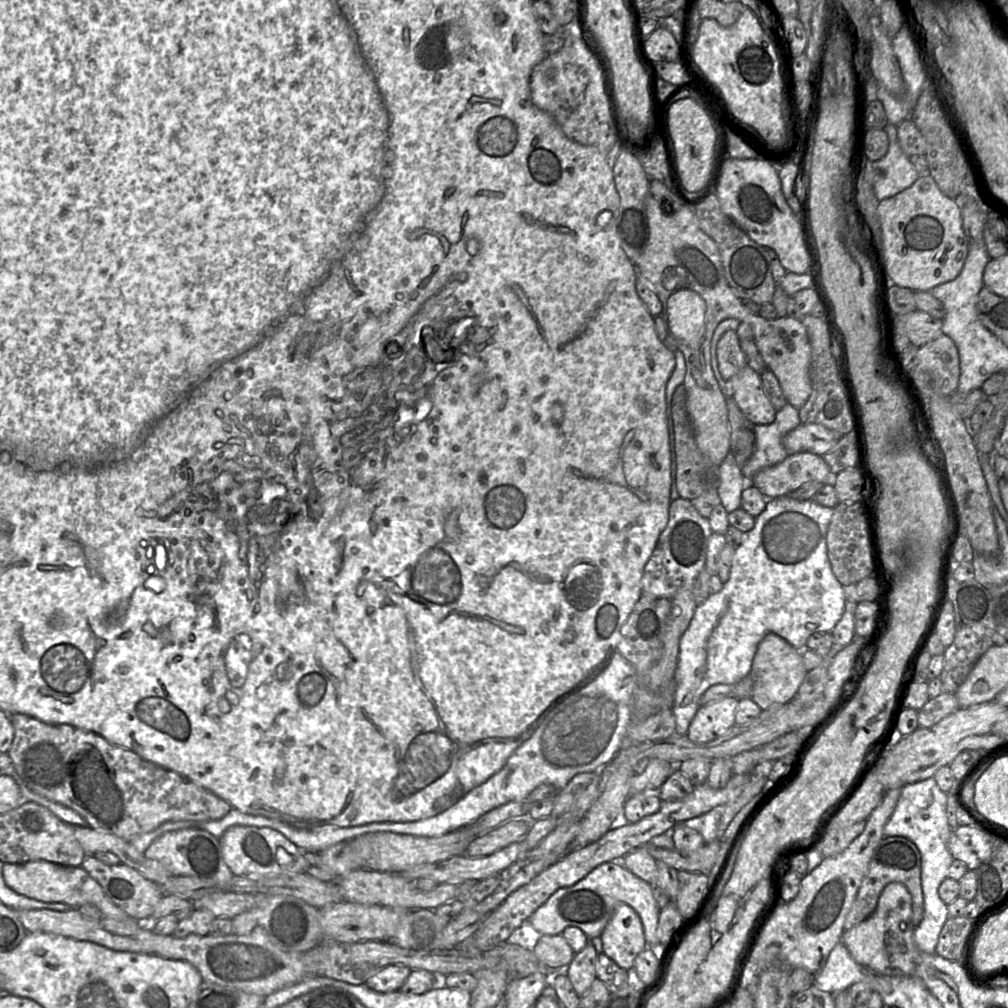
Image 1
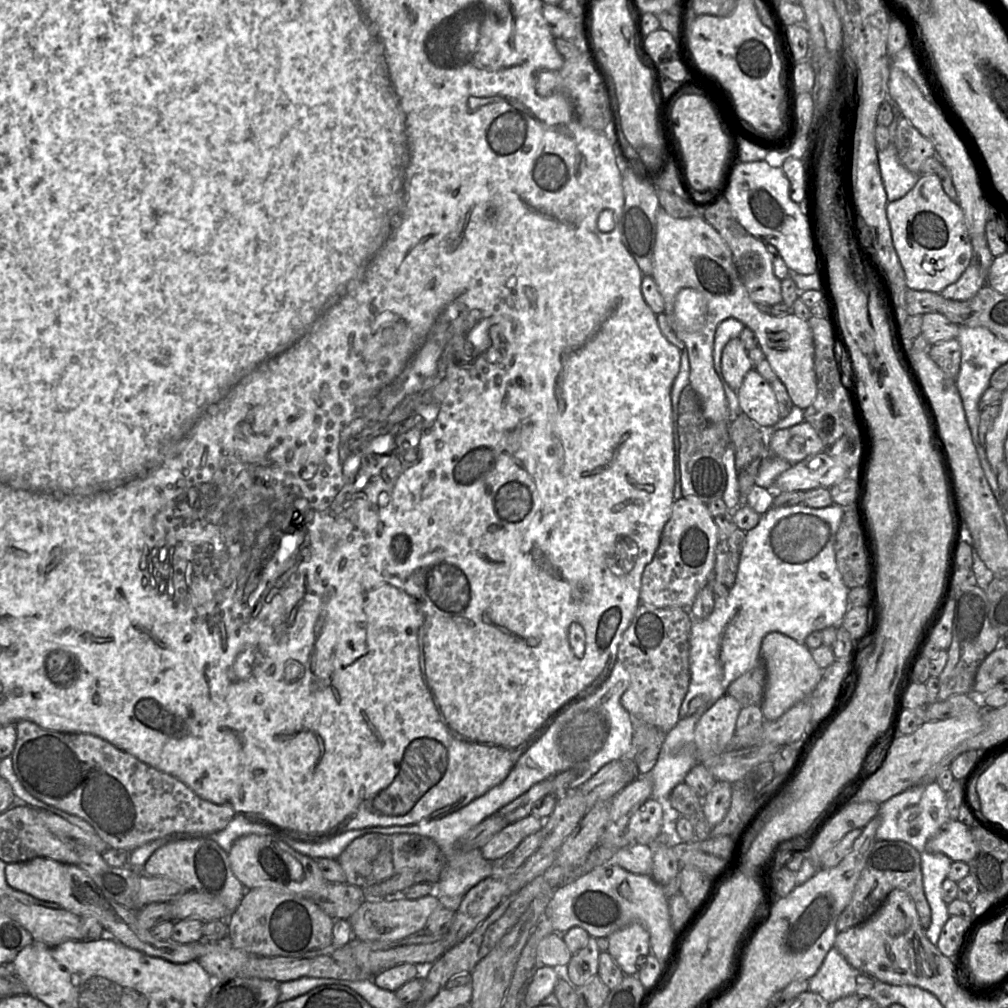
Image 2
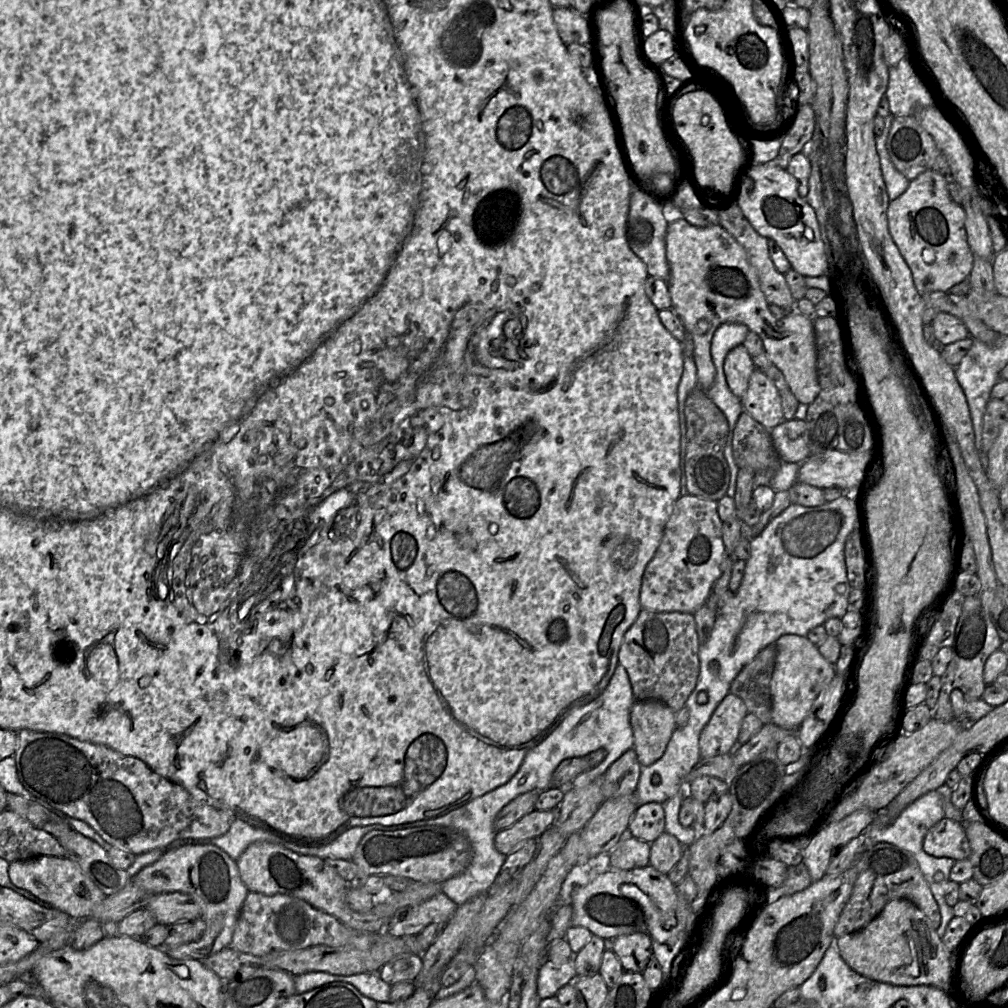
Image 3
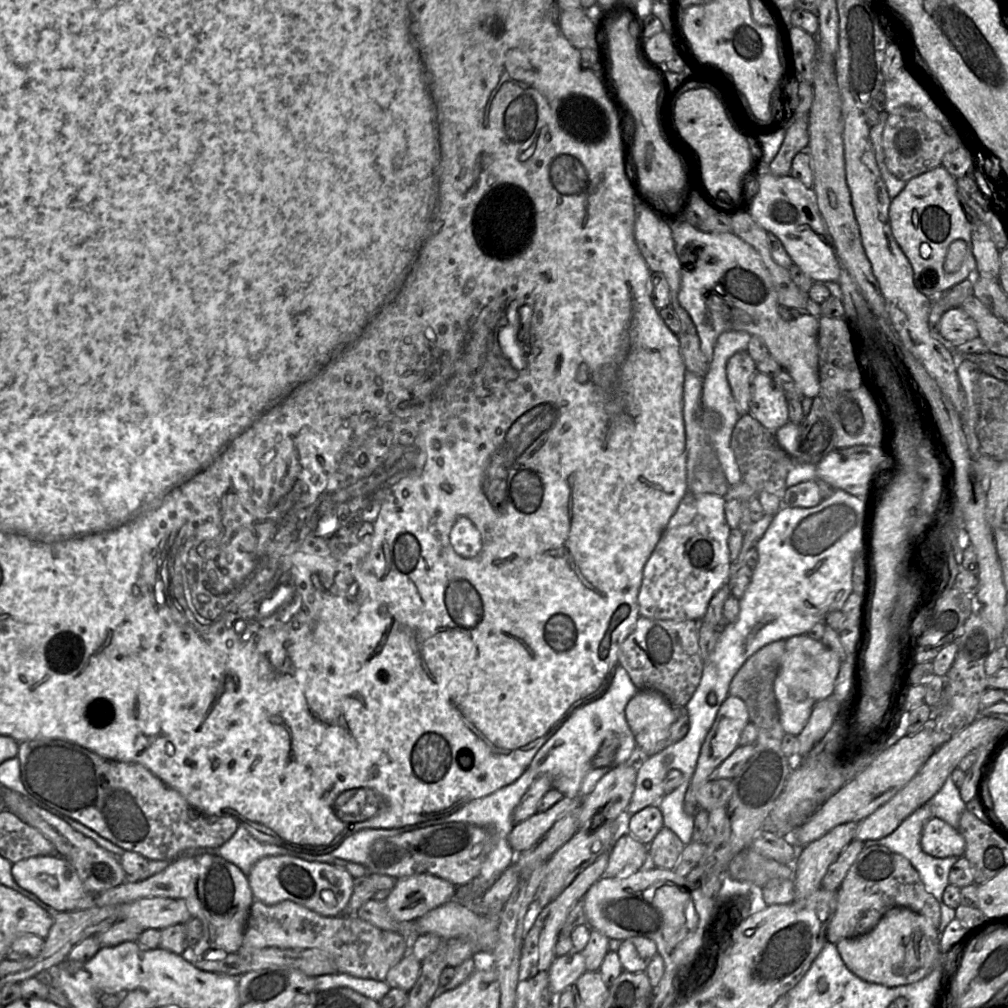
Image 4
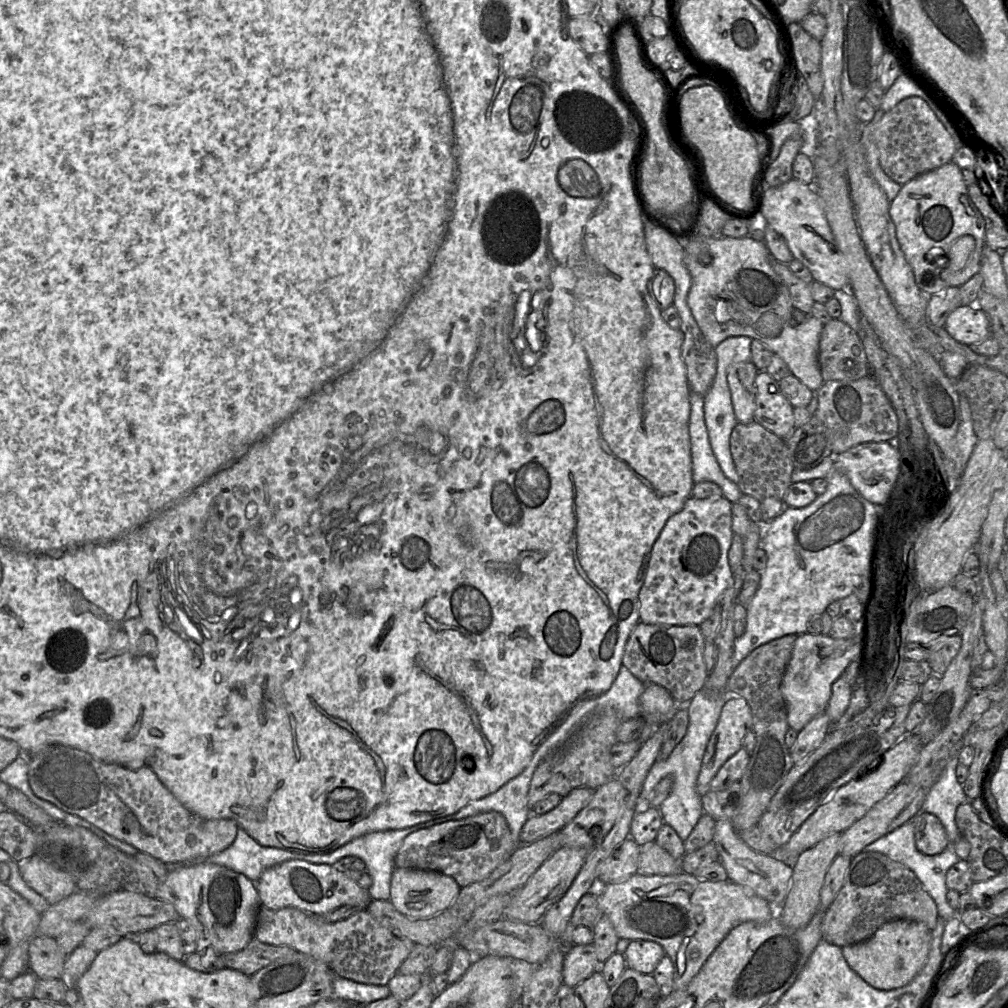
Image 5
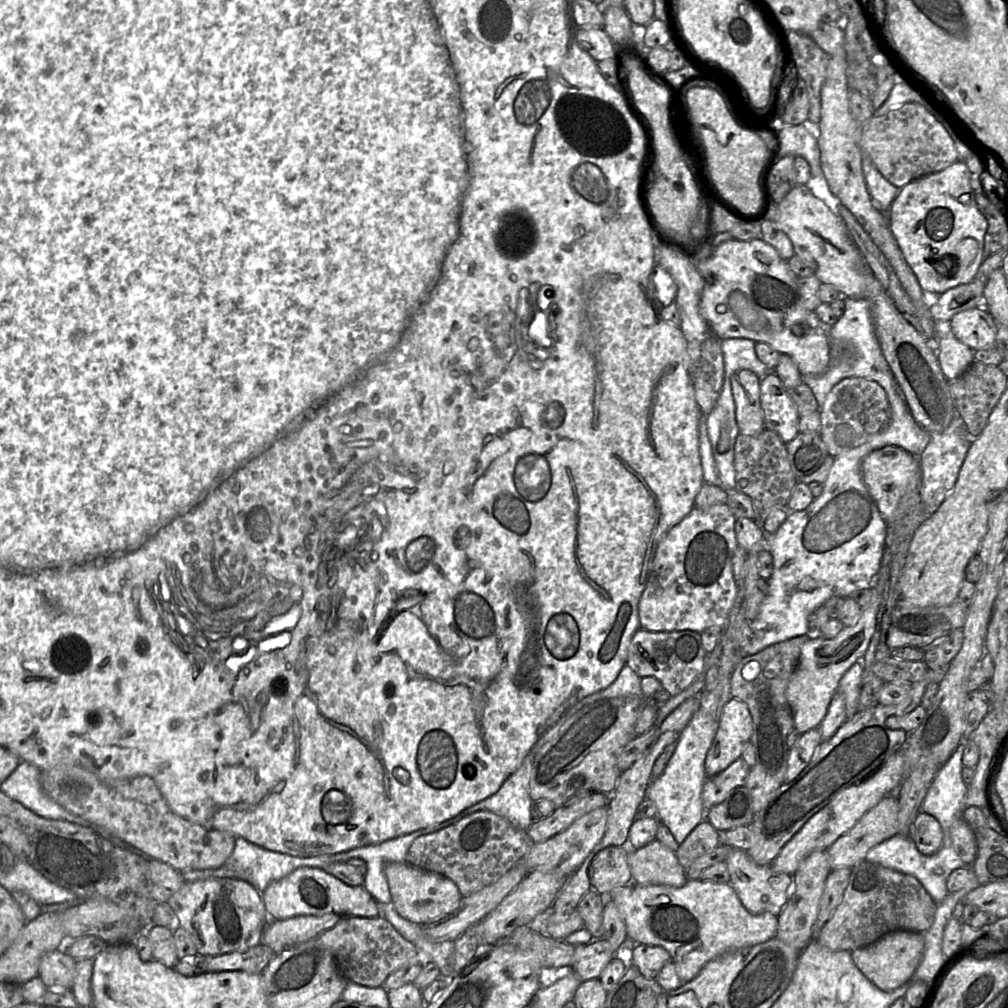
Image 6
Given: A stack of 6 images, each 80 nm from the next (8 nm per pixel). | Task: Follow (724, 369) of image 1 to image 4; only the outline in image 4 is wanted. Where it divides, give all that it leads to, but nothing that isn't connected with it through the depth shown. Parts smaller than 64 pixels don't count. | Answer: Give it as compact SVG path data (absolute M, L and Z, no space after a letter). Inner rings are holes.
M747 351L735 353L726 364L727 380L740 416L749 413L751 382L756 372L756 362Z

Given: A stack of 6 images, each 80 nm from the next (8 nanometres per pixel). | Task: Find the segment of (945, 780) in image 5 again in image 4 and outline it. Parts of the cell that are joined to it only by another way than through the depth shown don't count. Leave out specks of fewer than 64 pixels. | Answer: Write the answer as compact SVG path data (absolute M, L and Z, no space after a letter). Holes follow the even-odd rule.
M951 775L928 803L933 817L945 821L955 829L959 828L960 816L966 803L961 799L959 788L954 784Z

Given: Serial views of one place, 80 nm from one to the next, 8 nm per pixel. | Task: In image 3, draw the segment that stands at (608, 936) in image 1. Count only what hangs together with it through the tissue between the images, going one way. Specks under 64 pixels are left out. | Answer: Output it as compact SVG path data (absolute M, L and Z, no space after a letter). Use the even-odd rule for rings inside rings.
M644 933L622 935L613 939L613 952L625 972L642 973L653 956L651 938Z

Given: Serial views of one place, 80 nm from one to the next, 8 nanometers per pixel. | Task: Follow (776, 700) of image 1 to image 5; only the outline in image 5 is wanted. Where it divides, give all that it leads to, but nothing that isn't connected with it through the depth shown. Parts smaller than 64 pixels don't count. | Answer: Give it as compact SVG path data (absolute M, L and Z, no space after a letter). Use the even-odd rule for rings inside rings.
M870 601L863 605L861 618L852 637L836 639L830 635L804 633L795 640L791 659L780 686L786 704L789 728L799 732L815 716L825 712L833 683L841 677L853 660L861 659L867 654L869 607Z

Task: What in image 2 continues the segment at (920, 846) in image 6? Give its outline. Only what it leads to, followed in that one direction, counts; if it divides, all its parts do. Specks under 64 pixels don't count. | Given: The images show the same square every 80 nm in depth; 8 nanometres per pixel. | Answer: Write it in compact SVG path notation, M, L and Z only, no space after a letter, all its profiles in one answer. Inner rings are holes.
M949 820L939 832L931 837L925 849L928 853L941 853L952 862L969 863L977 854L977 845L971 829L958 820Z

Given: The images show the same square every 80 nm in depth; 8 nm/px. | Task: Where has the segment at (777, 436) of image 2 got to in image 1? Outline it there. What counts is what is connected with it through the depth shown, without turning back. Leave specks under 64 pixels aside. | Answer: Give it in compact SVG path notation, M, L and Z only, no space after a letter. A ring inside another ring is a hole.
M801 424L787 433L782 443L788 455L810 452L823 456L837 445L841 437L837 432L820 424Z

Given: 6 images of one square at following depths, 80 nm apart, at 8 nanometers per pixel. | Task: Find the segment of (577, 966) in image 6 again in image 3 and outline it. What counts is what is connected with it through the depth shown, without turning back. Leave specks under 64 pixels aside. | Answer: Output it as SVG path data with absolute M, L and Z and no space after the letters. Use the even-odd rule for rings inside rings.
M573 958L563 964L545 960L537 979L537 992L541 1000L556 997L560 988L577 979Z

